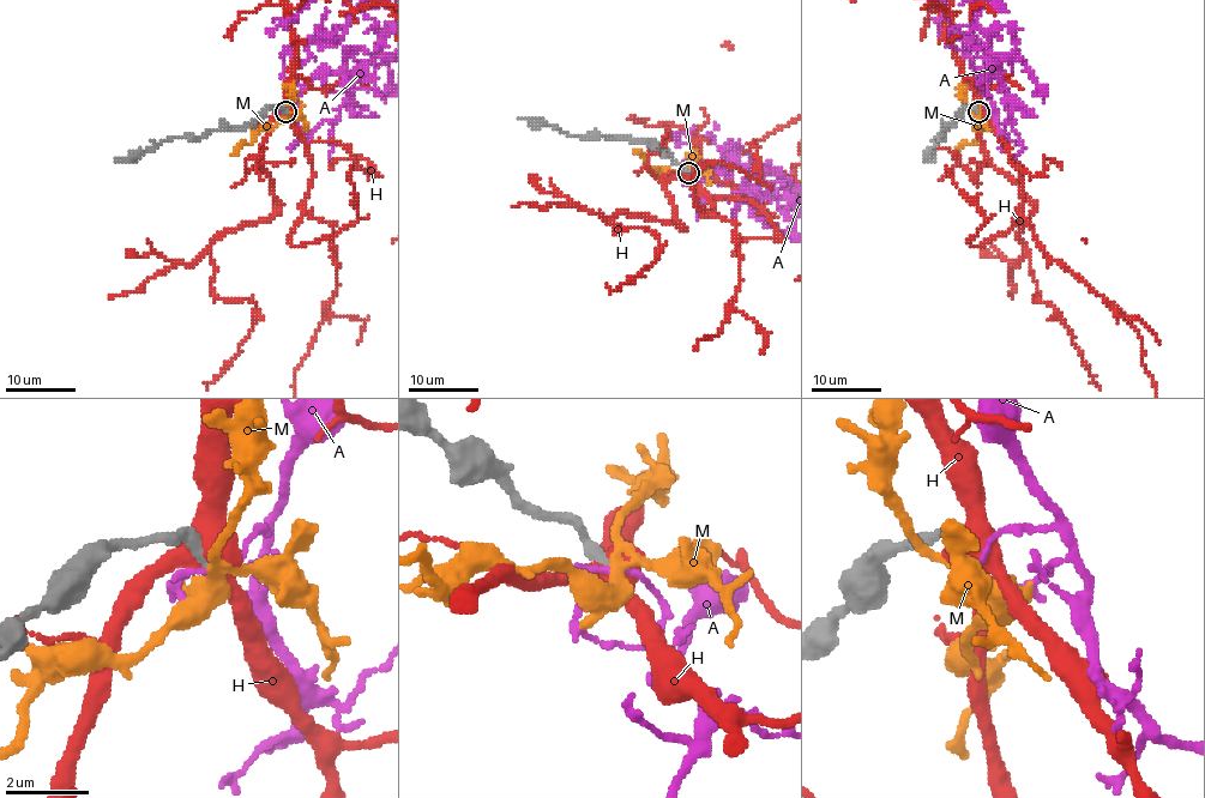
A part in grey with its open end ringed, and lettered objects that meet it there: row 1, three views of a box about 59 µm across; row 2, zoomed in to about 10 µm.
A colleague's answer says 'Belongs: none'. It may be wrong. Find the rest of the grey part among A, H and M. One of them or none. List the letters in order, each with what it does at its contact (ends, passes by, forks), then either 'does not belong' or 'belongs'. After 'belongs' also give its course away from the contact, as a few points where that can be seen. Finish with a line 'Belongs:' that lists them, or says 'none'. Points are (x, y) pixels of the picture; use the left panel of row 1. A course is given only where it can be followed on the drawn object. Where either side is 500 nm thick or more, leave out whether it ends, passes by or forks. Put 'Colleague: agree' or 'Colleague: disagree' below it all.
A: it ends | does not belong
H: does not belong
M: it forks | does not belong
Belongs: none
Colleague: agree

